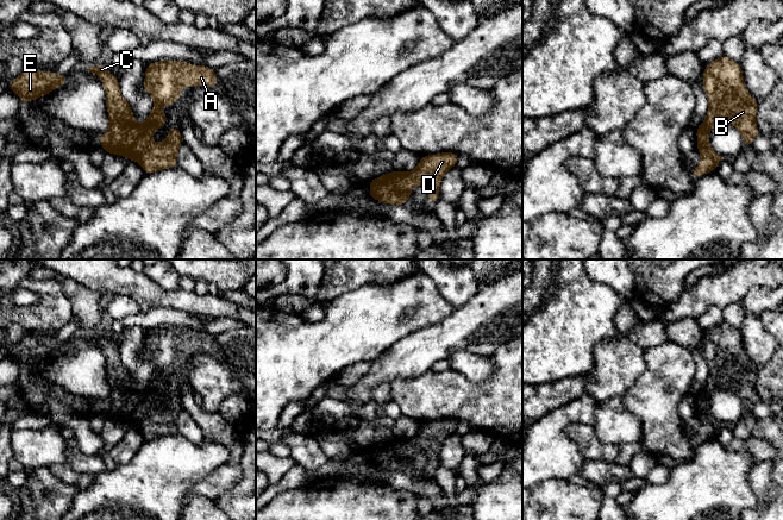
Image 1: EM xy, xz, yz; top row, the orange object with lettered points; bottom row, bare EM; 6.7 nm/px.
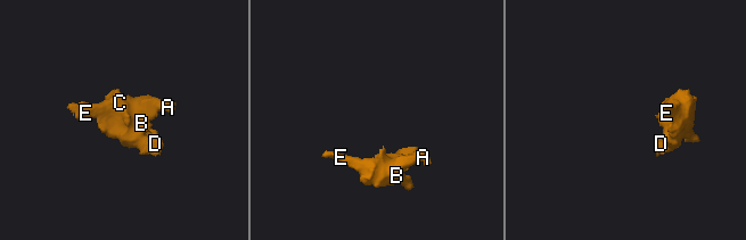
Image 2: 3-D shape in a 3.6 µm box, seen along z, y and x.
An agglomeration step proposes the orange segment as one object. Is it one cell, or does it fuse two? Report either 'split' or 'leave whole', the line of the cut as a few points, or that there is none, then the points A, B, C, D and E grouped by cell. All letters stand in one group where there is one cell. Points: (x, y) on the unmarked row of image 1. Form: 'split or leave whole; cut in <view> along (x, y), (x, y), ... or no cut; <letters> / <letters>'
leave whole; no cut; A B C D E

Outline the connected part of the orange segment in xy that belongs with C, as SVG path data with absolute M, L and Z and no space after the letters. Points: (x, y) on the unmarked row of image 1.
M156 327L145 334L145 346L143 357L151 361L154 374L148 386L143 390L136 390L130 370L123 364L119 353L119 345L106 337L106 333L98 331L88 334L92 340L99 340L101 350L106 358L106 375L109 382L109 395L99 403L100 412L106 420L115 420L137 427L145 440L151 440L162 436L171 436L177 433L176 424L182 412L181 397L178 394L167 394L169 402L163 409L152 409L152 400L163 394L167 388L167 380L159 376L161 371L171 372L176 366L181 365L181 353L215 353L218 351L214 336L208 332L194 332L184 327Z

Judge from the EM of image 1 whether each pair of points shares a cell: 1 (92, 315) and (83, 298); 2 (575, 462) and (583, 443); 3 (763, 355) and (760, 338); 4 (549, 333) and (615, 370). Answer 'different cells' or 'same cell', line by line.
1: same cell
2: different cells
3: same cell
4: different cells

